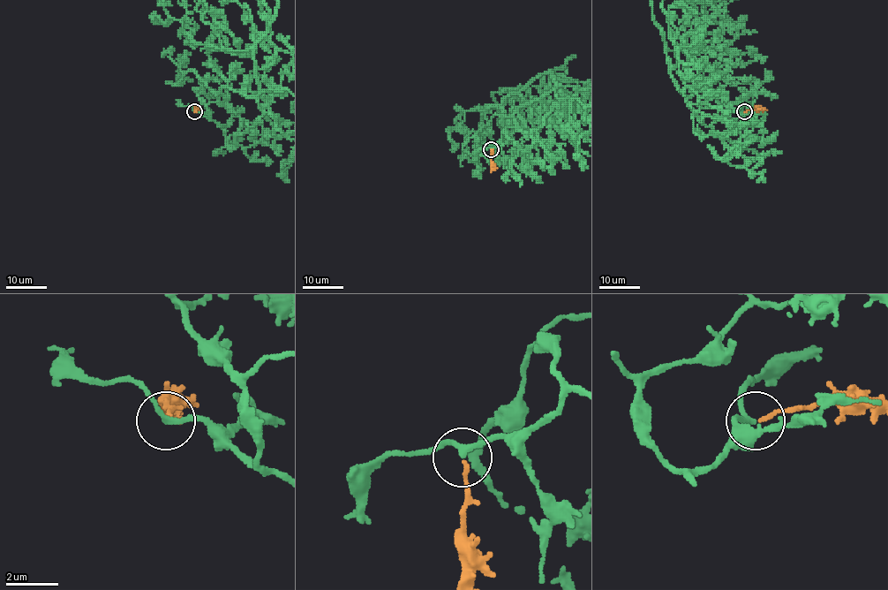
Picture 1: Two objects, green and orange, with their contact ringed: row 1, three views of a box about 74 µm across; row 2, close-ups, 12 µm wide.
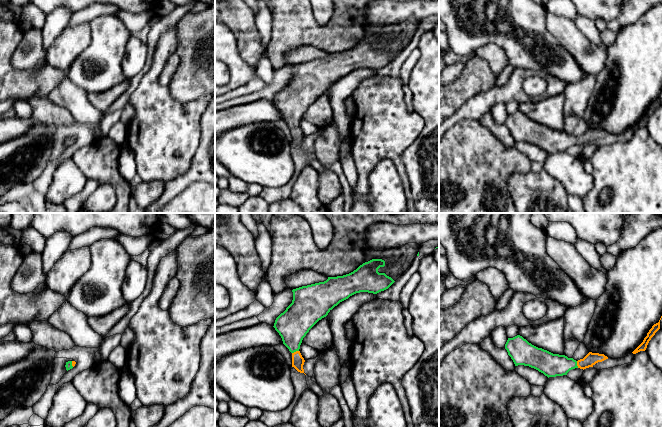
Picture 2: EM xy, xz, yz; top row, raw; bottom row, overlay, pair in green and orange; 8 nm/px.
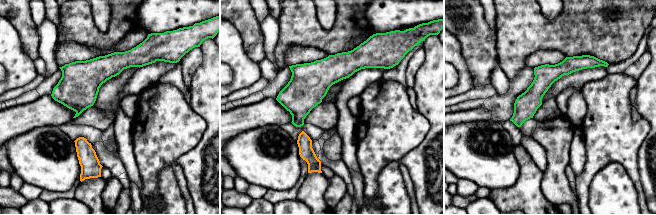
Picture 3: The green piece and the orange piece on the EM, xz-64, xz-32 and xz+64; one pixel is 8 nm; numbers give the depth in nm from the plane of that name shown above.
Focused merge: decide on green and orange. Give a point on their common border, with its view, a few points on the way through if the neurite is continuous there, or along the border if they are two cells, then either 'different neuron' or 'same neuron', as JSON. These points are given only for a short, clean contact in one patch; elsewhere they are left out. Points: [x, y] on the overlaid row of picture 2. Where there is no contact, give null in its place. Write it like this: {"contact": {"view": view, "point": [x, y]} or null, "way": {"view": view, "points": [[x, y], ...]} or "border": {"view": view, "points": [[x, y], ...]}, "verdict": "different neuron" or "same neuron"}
{"contact": {"view": "xz", "point": [295, 351]}, "way": {"view": "xz", "points": [[294, 323], [295, 351], [298, 361]]}, "verdict": "same neuron"}

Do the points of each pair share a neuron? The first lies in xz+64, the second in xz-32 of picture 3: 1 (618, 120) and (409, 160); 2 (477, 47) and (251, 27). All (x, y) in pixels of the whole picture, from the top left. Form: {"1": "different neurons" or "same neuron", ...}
{"1": "different neurons", "2": "same neuron"}

